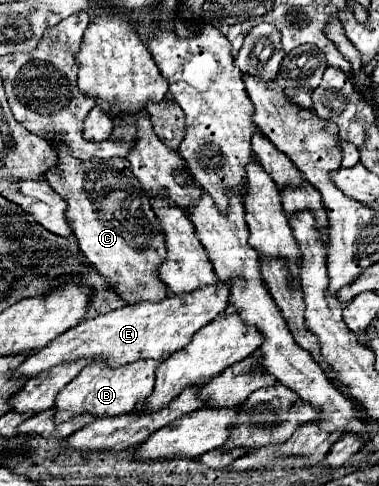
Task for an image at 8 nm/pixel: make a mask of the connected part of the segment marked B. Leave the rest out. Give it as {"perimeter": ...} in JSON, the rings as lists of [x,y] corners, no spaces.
{"perimeter":[[[95,359],[87,365],[59,395],[55,401],[55,423],[63,423],[73,419],[75,415],[95,415],[95,417],[117,417],[135,411],[153,391],[155,385],[155,369],[161,361],[139,359],[135,363],[127,363],[121,367],[109,367],[105,361]]]}

